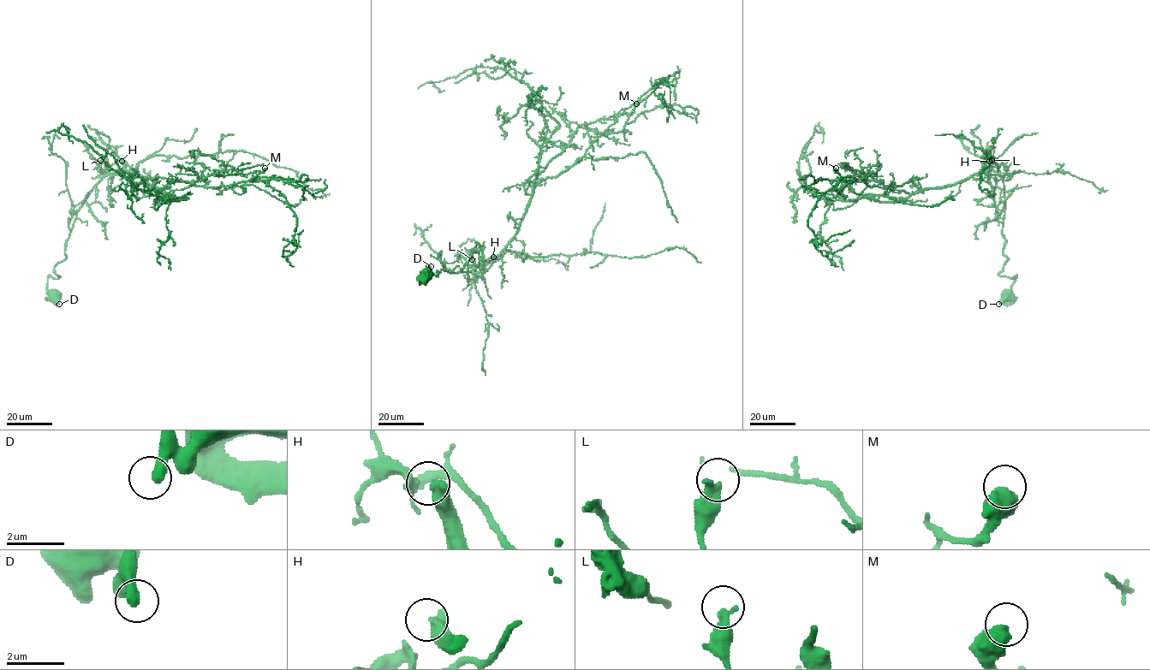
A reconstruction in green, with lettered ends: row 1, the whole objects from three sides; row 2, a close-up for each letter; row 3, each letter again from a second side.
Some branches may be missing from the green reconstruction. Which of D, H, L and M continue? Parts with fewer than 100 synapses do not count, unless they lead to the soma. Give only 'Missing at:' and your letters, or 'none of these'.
Missing at: H

